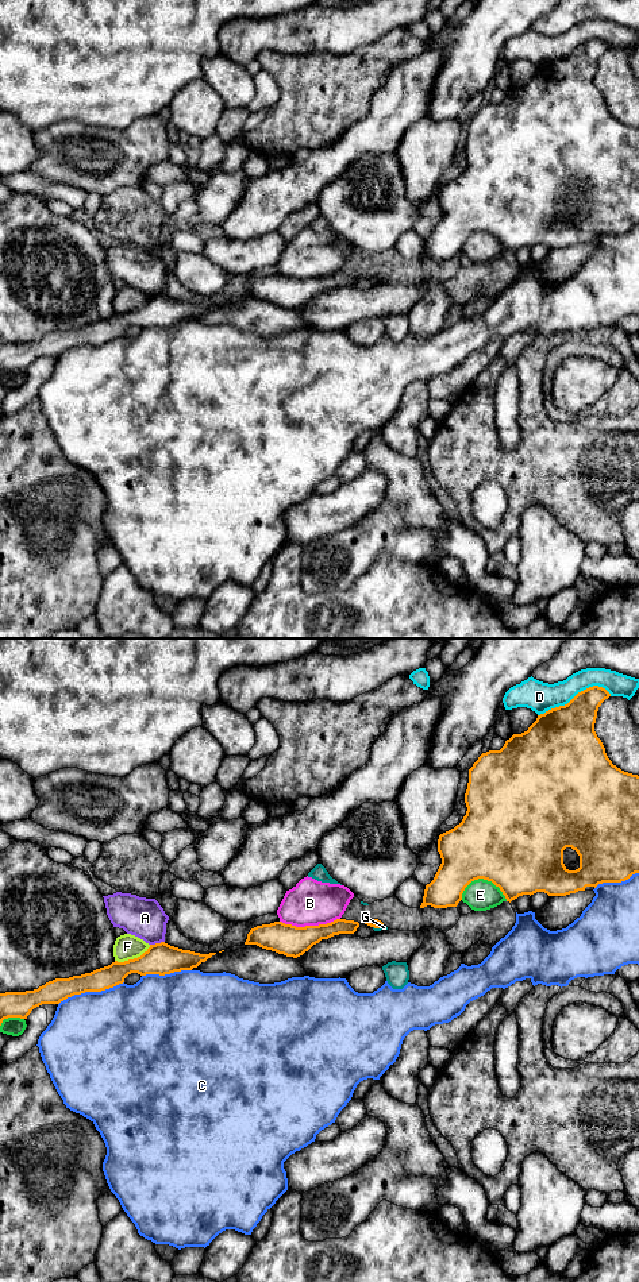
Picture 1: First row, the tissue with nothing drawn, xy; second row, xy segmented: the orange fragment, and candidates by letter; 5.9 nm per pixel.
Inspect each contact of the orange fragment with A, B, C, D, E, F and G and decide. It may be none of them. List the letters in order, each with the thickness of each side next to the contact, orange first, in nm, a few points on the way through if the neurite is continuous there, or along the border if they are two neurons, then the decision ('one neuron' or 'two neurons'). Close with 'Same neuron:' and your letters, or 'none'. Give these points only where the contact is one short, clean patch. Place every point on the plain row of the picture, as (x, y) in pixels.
A: 190/240 nm | two neurons
B: 190/280 nm | two neurons
C: 140/500 nm | two neurons
D: 360/180 nm | two neurons
E: 500/190 nm | two neurons
F: 190/150 nm | along xy (150, 297), (137, 309), (115, 313) | two neurons
G: 60/30 nm | along xy (382, 277), (373, 280) | two neurons
Same neuron: none

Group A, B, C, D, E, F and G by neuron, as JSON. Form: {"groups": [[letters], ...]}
{"groups": [["A"], ["B"], ["C"], ["D"], ["E"], ["F"], ["G"]]}

